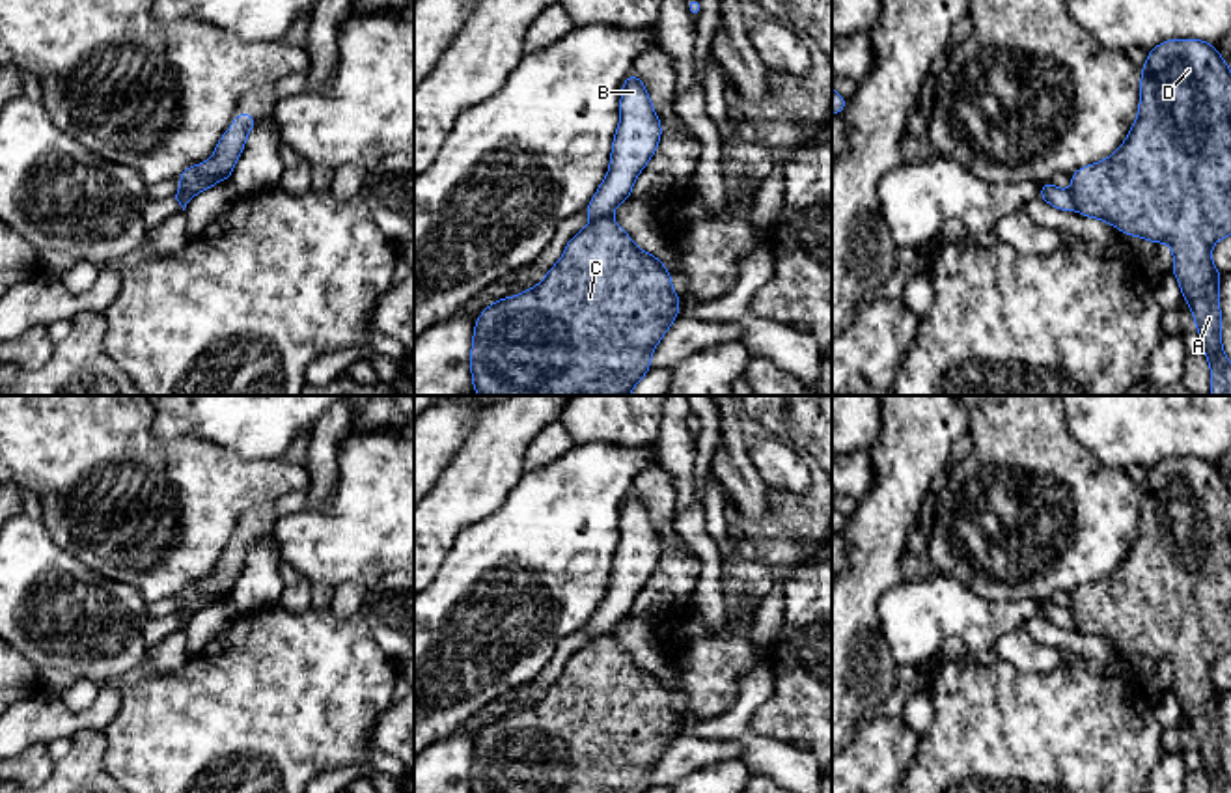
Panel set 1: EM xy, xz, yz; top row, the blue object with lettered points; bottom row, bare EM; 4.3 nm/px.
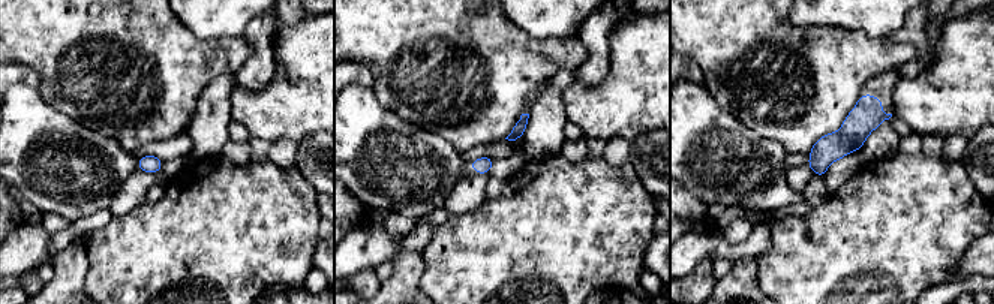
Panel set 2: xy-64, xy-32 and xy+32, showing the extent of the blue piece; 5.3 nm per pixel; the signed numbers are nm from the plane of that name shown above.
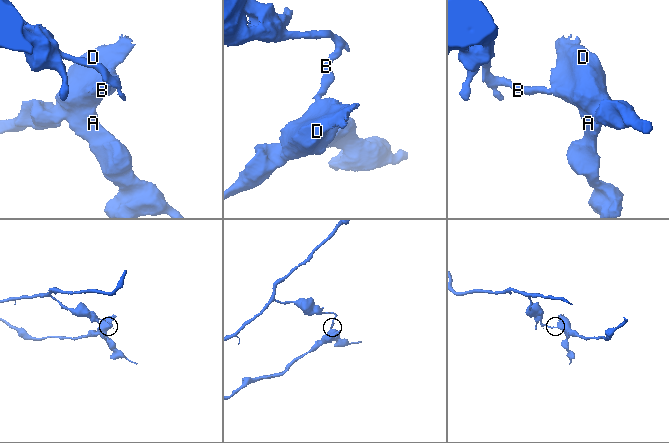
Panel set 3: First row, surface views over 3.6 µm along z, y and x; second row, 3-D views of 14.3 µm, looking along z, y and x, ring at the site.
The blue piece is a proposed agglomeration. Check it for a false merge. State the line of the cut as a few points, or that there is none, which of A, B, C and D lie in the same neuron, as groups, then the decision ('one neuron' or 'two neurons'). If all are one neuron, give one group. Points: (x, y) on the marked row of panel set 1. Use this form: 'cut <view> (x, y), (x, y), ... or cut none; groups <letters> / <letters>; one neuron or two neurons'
cut xz (608, 215), (594, 221); groups A C D / B; two neurons

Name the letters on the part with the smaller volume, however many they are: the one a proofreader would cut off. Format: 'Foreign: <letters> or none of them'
Foreign: A, C, D

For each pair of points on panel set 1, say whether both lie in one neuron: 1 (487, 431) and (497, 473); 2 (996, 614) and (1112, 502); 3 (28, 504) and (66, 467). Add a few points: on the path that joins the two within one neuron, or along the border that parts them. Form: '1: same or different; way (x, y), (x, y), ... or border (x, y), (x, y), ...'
1: same; way (491, 441), (491, 463)
2: different; border (968, 586), (987, 599), (1036, 598), (1039, 601)
3: different; border (19, 486), (38, 500), (41, 517)

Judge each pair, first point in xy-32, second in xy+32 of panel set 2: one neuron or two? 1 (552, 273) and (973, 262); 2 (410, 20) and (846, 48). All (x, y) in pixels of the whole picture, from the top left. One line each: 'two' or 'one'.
1: two
2: one

